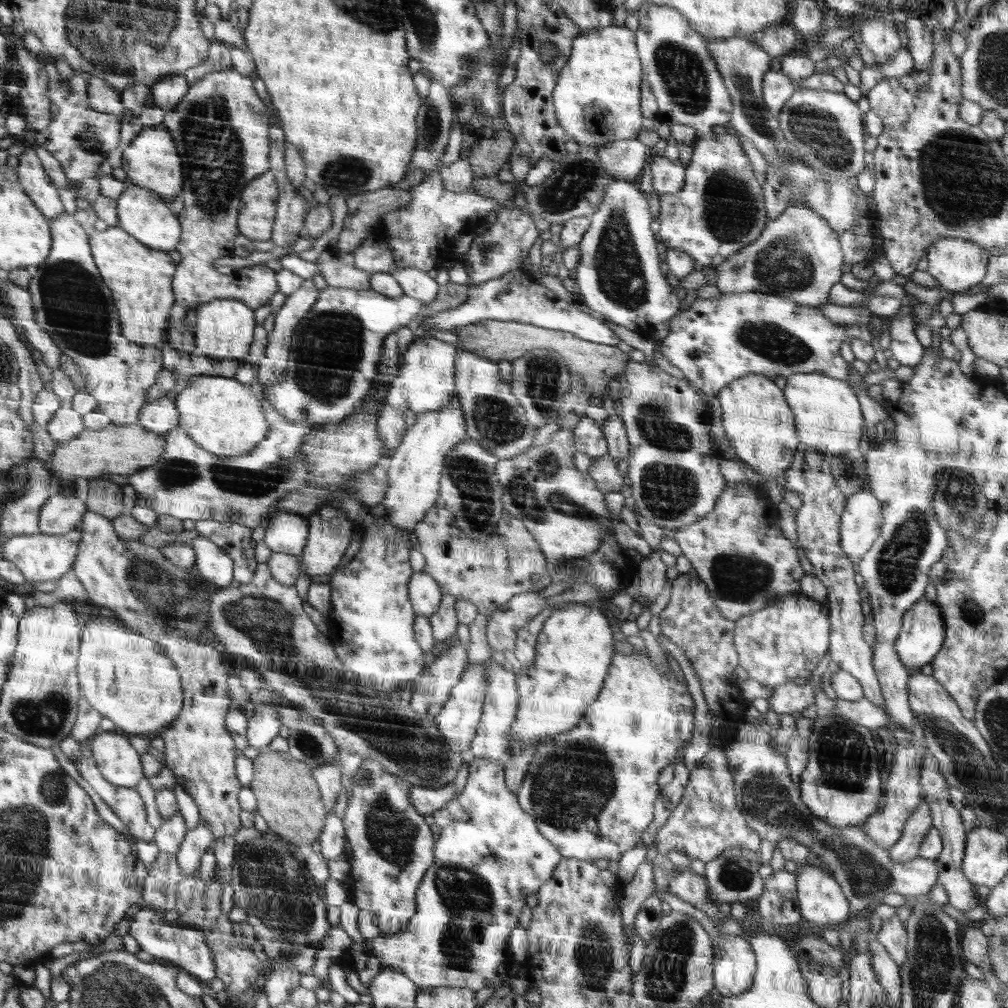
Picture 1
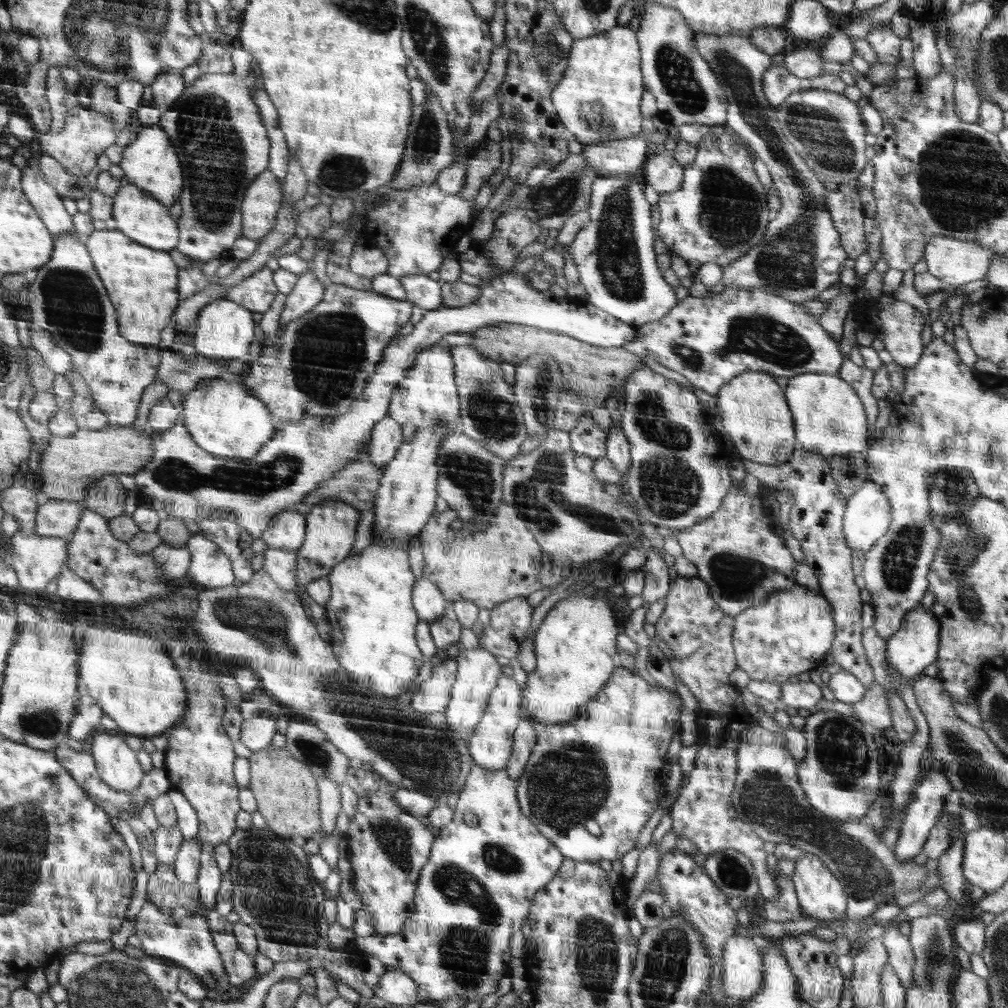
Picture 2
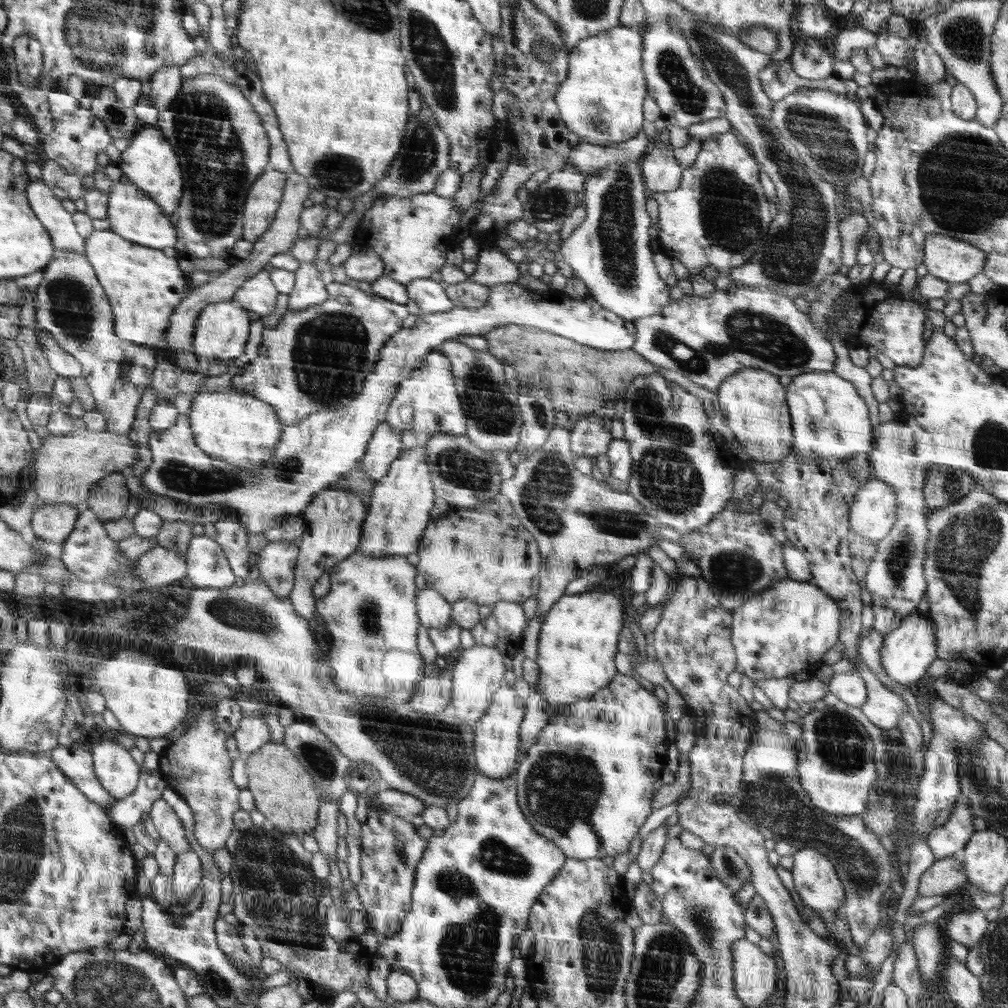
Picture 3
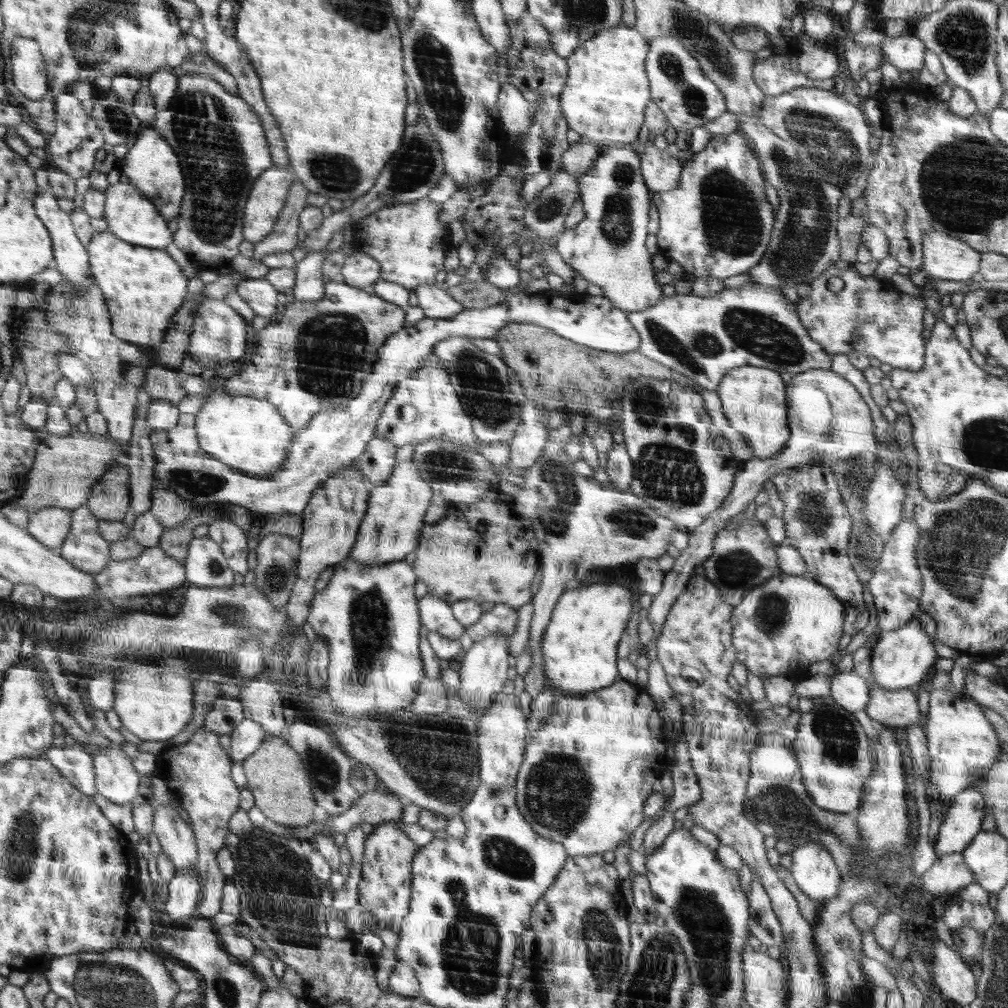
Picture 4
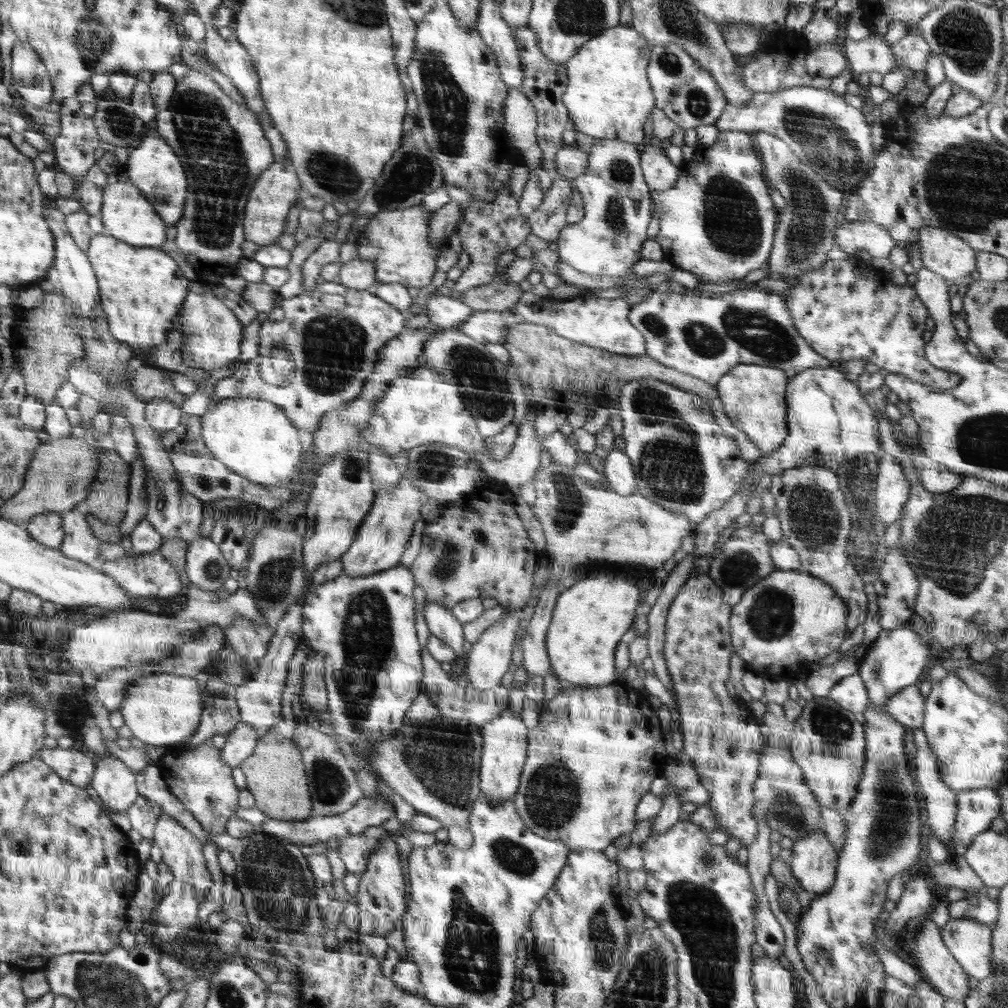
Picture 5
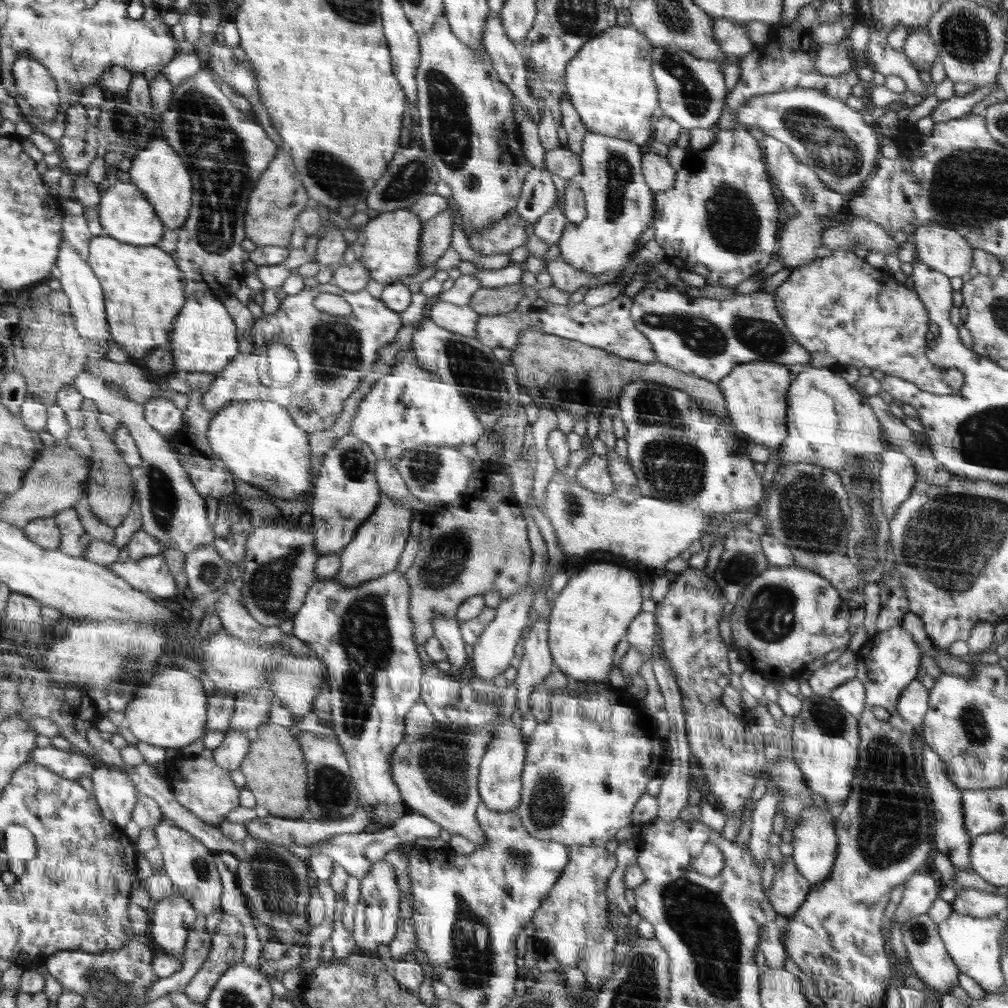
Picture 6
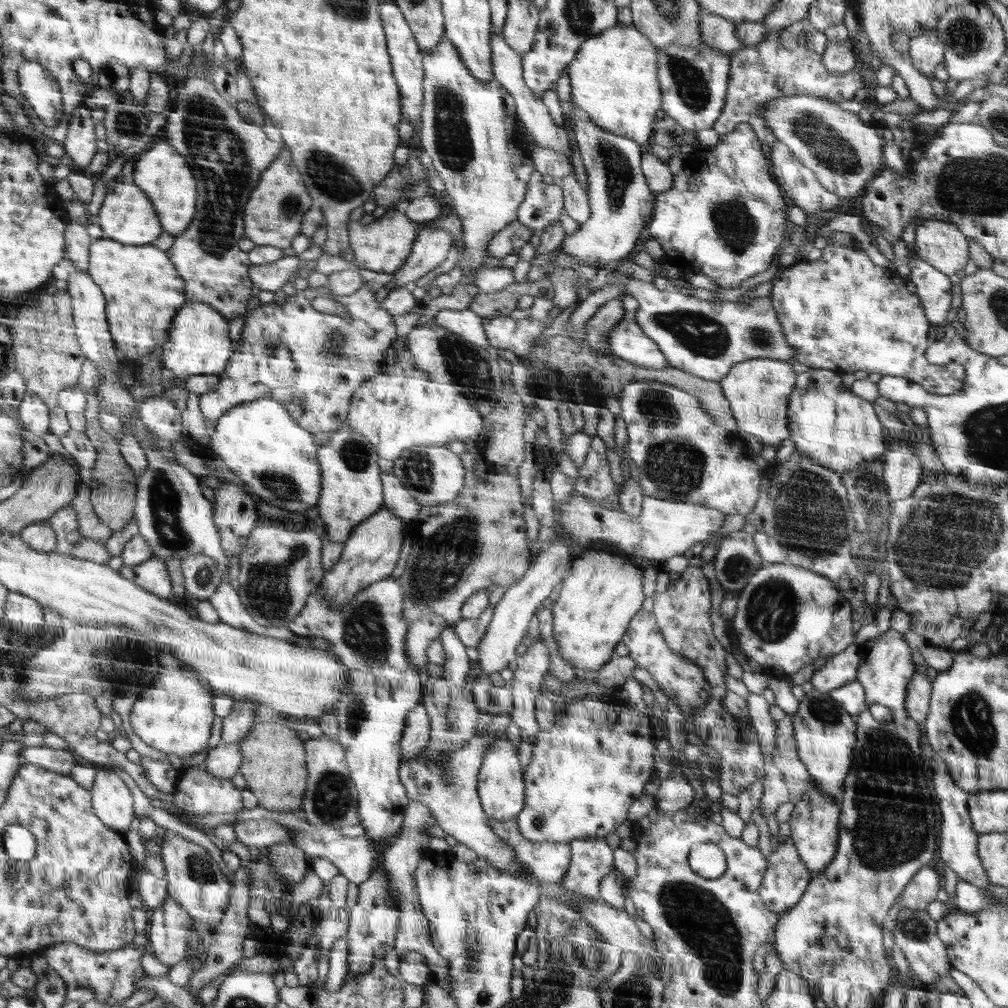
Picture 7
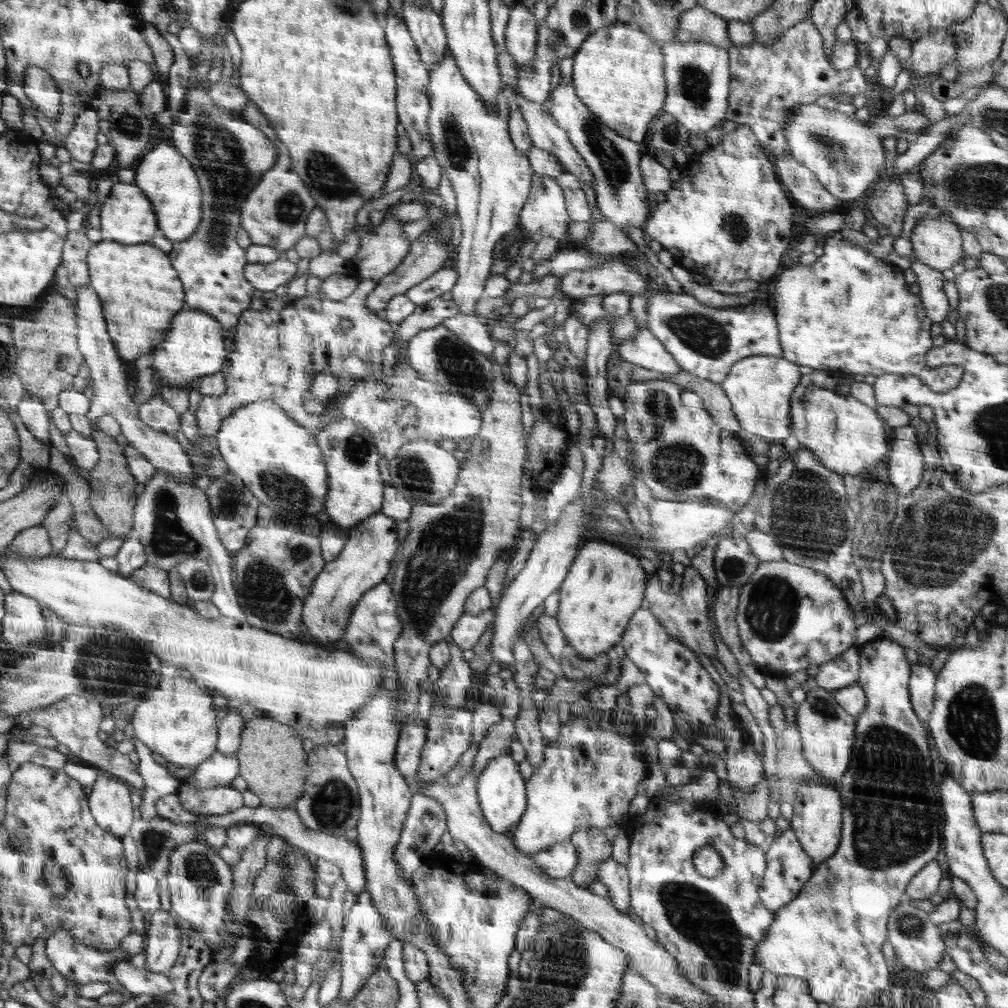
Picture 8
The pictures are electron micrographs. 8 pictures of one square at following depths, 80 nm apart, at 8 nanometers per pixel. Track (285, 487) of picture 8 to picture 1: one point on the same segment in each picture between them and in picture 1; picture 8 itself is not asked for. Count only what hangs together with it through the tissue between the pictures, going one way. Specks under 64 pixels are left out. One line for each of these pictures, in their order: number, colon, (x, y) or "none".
1: (224, 417)
2: (225, 420)
3: (229, 424)
4: (251, 435)
5: (255, 438)
6: (260, 442)
7: (259, 441)

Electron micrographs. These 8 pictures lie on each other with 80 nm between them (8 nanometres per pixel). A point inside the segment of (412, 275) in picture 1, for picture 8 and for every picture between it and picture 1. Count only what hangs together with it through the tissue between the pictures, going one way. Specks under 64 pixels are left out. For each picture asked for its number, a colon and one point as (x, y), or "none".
2: (426, 293)
3: (430, 297)
4: (436, 303)
5: (449, 313)
6: (462, 319)
7: (467, 324)
8: (474, 333)

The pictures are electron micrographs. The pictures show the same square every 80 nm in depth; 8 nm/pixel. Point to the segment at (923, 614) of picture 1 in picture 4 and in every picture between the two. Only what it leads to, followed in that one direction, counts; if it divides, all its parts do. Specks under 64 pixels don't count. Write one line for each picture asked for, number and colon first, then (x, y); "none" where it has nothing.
2: (914, 646)
3: (906, 654)
4: (901, 658)

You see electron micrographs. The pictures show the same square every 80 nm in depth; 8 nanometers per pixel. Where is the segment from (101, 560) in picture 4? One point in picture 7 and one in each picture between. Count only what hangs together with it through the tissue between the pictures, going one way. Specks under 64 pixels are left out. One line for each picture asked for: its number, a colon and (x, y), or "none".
5: (80, 544)
6: (74, 541)
7: (64, 523)

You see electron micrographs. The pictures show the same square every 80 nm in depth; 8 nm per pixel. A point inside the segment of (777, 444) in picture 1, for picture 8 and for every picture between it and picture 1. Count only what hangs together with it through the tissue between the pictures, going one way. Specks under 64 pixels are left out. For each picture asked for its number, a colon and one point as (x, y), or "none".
2: (756, 417)
3: (753, 402)
4: (754, 400)
5: (753, 396)
6: (755, 393)
7: (757, 390)
8: (759, 387)

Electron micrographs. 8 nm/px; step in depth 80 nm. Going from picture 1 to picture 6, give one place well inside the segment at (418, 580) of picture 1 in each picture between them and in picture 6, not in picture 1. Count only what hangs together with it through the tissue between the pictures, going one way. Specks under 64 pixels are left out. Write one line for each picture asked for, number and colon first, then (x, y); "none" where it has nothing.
2: (430, 603)
3: (435, 611)
4: (436, 615)
5: (441, 622)
6: (447, 630)

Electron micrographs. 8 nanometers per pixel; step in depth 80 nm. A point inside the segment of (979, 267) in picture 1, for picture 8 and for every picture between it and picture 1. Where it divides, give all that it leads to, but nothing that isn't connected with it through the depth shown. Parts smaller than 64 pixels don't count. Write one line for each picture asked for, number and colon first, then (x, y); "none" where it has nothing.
2: (955, 261)
3: (955, 261)
4: (946, 257)
5: (946, 254)
6: (941, 248)
7: (941, 244)
8: (937, 242)

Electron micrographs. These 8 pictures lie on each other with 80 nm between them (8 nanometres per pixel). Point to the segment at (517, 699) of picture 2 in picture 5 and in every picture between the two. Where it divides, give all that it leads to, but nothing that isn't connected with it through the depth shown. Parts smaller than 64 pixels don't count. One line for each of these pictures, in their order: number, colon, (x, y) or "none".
3: (497, 740)
4: (502, 738)
5: (505, 750)

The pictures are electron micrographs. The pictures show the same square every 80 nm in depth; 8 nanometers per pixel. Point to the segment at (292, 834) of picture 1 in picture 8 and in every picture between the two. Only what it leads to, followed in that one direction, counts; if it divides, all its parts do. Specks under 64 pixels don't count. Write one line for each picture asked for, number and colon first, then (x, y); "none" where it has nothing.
2: (286, 792)
3: (284, 791)
4: (276, 776)
5: (275, 773)
6: (274, 769)
7: (273, 765)
8: (271, 759)

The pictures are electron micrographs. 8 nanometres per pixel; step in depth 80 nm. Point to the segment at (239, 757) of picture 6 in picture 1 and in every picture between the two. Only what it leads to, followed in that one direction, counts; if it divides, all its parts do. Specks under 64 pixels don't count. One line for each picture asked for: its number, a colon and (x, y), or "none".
1: (264, 725)
2: (257, 733)
3: (253, 732)
4: (247, 736)
5: (240, 743)

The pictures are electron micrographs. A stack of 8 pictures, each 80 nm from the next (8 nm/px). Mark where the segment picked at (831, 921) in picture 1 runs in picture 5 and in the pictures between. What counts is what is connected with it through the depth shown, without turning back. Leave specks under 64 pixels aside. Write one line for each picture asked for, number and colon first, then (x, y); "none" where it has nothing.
2: (821, 896)
3: (815, 879)
4: (814, 871)
5: (813, 862)

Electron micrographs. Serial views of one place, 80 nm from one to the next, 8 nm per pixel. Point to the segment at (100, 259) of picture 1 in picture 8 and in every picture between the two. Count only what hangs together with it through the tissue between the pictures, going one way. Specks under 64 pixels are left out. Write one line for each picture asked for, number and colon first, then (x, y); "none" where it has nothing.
2: (141, 281)
3: (145, 286)
4: (144, 287)
5: (142, 288)
6: (143, 287)
7: (144, 293)
8: (139, 290)

